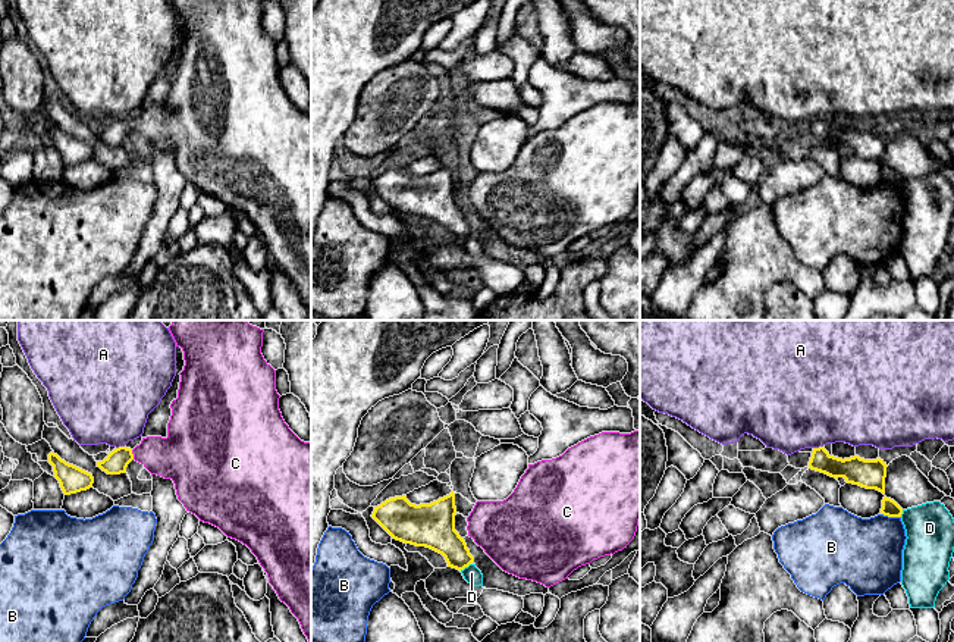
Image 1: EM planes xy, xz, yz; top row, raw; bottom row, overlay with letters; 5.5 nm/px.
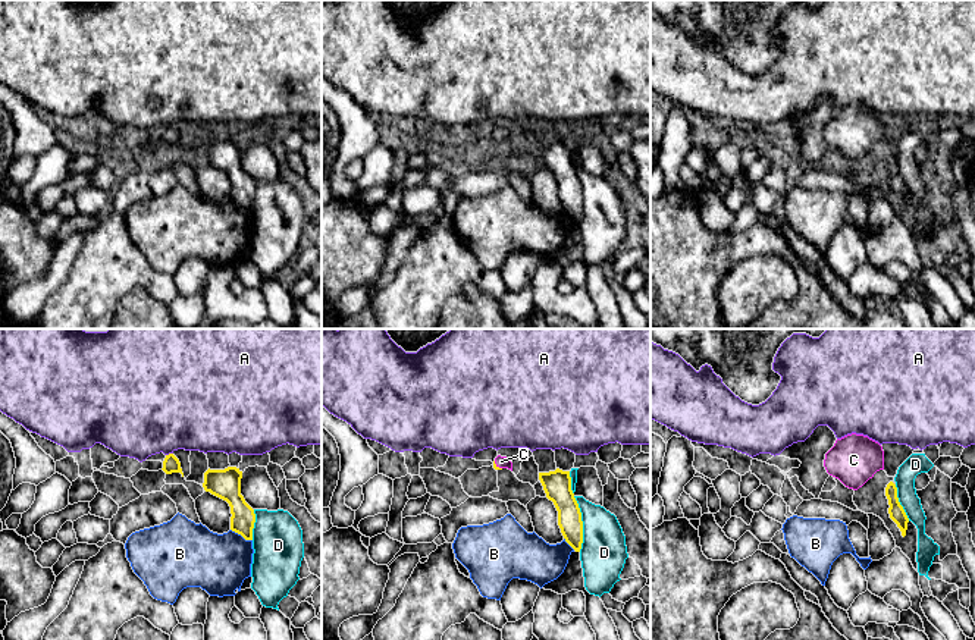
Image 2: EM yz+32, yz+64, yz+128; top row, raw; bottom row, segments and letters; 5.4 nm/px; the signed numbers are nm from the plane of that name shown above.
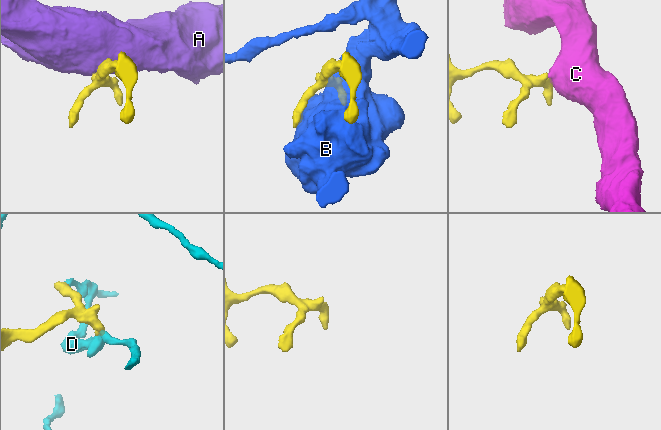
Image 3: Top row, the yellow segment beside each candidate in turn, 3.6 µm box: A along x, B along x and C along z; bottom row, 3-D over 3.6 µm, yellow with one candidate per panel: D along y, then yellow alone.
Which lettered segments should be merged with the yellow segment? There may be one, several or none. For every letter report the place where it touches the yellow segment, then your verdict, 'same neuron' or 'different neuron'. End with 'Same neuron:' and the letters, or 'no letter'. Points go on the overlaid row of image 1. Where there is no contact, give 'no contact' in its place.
A: yz (819, 447) | different neuron
B: yz (891, 516) | different neuron
C: xy (132, 454) | same neuron
D: xz (465, 566) | different neuron
Same neuron: C

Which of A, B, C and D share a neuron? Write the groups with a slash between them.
A / B / C / D

